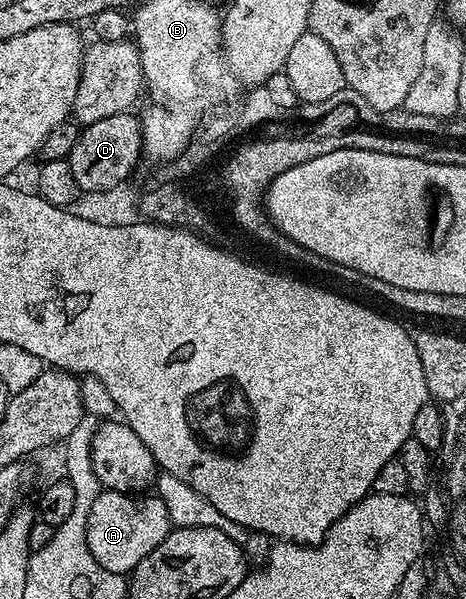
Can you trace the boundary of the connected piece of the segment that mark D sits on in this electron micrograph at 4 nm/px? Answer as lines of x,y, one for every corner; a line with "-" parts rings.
127,111
108,115
96,123
85,126
79,132
75,146
69,155
72,175
76,178
81,192
108,191
131,180
138,160
143,160
142,122
133,112

